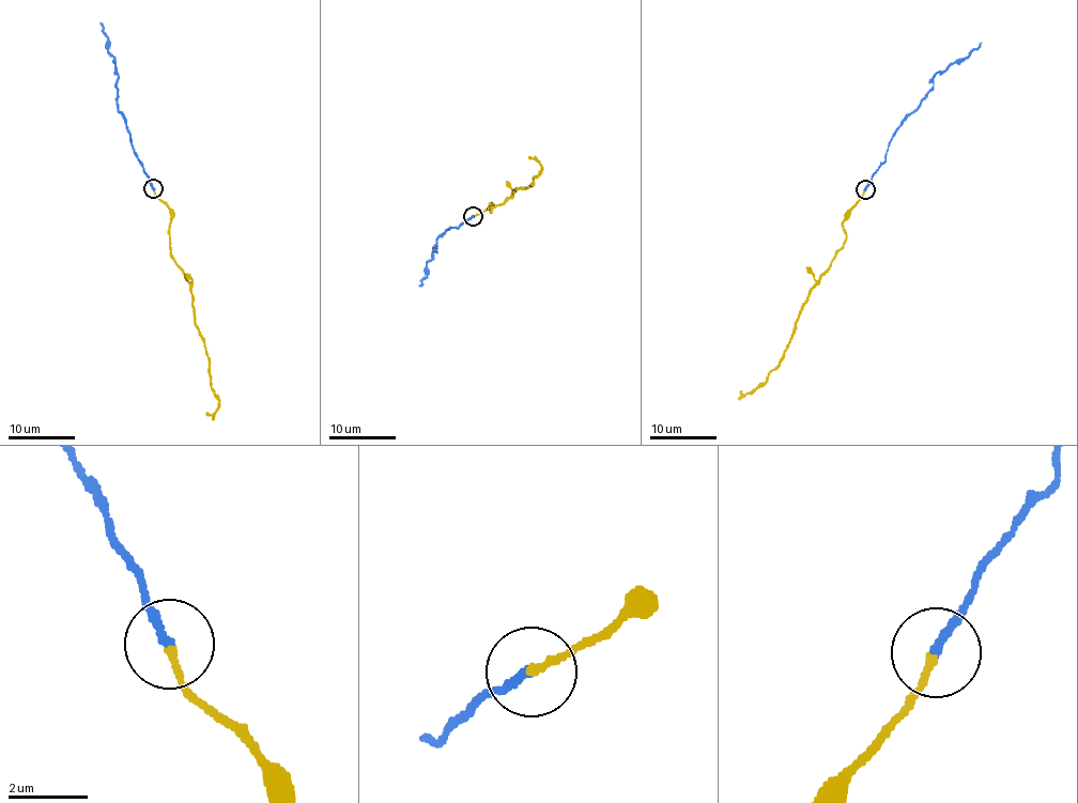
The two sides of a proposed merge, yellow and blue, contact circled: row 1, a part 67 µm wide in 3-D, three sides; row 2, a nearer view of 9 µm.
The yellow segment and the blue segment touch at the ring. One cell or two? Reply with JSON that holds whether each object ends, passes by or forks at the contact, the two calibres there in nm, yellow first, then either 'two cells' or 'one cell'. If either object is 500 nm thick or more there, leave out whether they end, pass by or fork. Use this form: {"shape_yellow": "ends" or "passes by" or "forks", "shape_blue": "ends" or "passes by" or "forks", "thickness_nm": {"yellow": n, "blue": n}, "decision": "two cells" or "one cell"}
{"shape_yellow": "ends", "shape_blue": "ends", "thickness_nm": {"yellow": 190, "blue": 240}, "decision": "one cell"}

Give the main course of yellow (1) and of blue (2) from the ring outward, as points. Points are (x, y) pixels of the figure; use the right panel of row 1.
1: (865, 189), (843, 221), (846, 234), (843, 247), (810, 291), (782, 359), (754, 389), (742, 396), (740, 390)
2: (865, 189), (884, 159), (888, 143), (896, 129), (933, 86), (933, 78), (951, 62), (960, 62), (981, 43)

